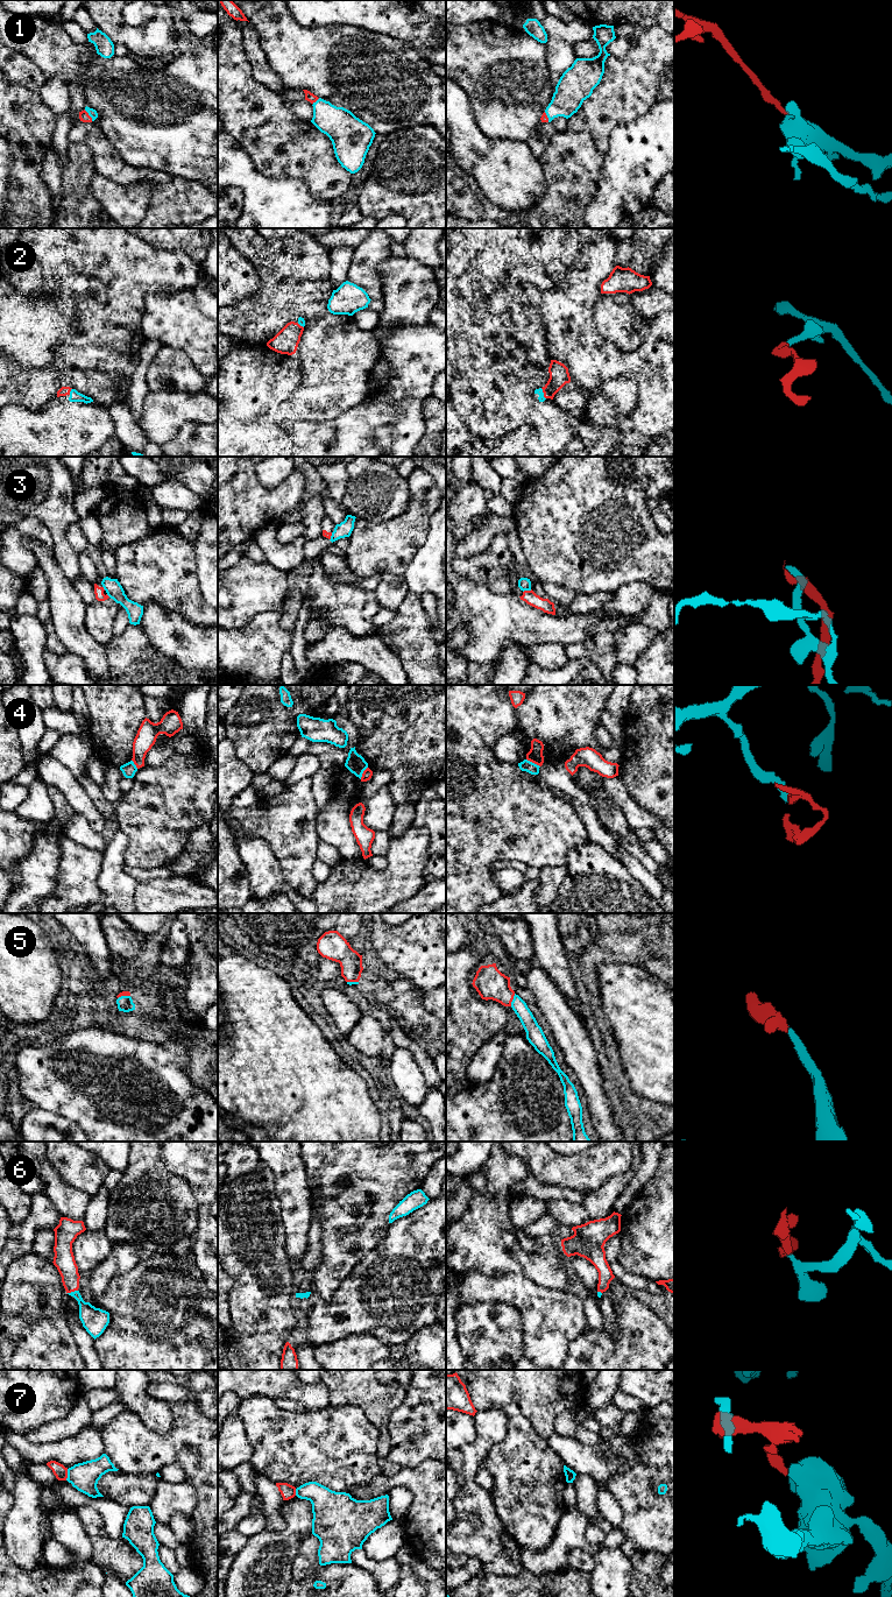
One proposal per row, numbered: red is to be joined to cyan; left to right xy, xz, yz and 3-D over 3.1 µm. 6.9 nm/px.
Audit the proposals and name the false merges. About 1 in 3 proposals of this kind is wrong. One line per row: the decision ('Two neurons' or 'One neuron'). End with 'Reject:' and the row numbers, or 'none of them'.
1: One neuron
2: One neuron
3: Two neurons
4: Two neurons
5: One neuron
6: One neuron
7: Two neurons
Reject: 3, 4, 7

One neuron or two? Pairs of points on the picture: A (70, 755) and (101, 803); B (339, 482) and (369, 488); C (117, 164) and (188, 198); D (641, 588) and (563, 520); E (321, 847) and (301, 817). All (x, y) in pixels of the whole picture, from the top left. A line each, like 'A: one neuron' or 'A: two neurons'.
A: one neuron
B: two neurons
C: one neuron
D: two neurons
E: two neurons

